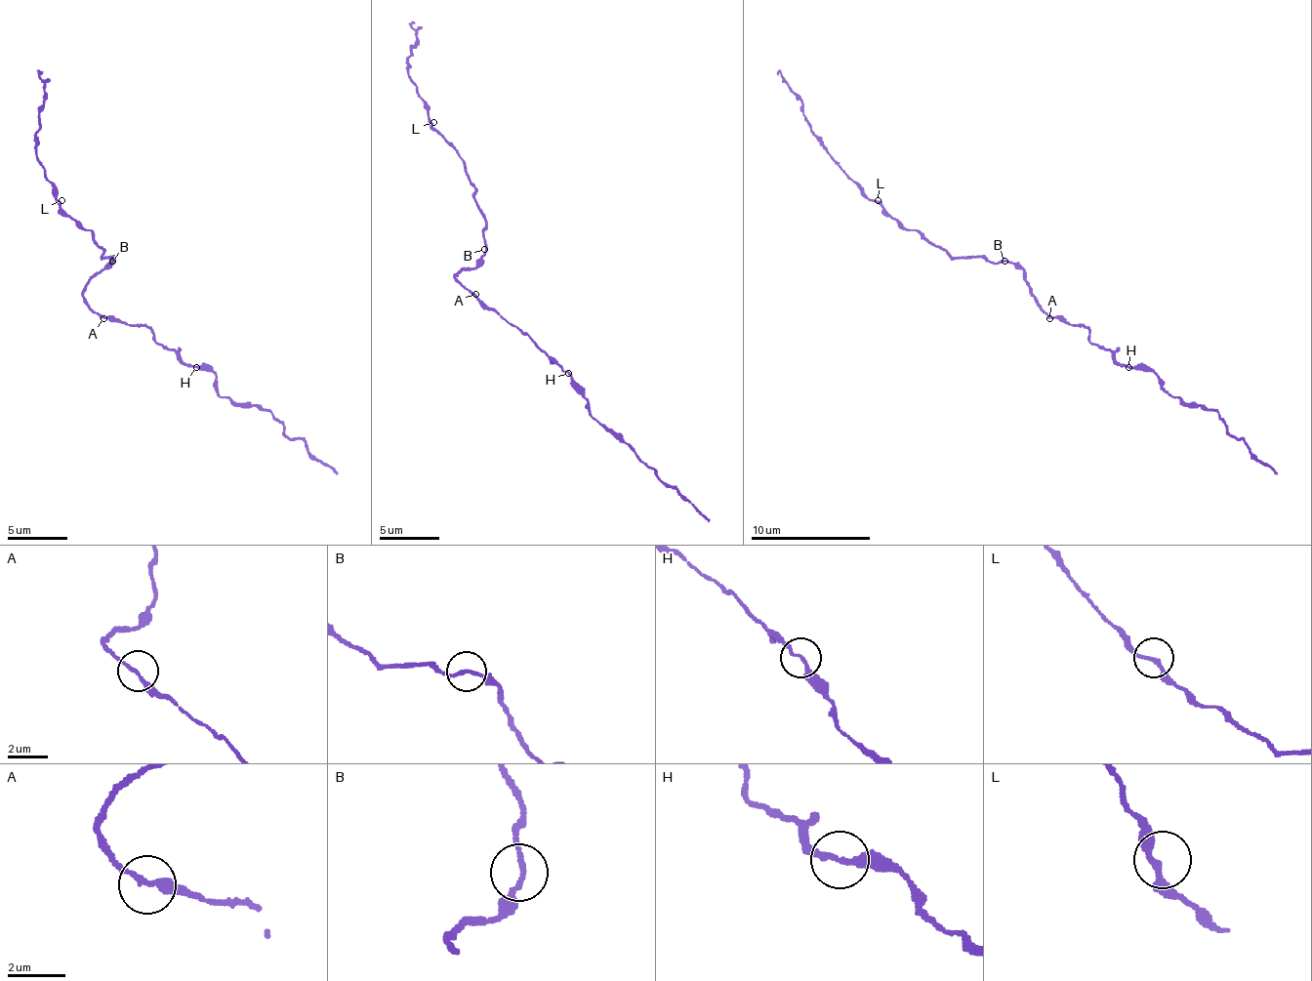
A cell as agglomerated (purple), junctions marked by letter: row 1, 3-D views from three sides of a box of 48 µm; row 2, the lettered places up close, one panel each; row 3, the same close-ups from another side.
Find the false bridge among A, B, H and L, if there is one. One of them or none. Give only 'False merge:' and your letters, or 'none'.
False merge: none

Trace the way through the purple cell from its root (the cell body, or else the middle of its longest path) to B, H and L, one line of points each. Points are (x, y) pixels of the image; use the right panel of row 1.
B: (1038, 303), (1025, 272), (1004, 261)
H: (1038, 303), (1052, 318), (1083, 324), (1088, 330), (1091, 342), (1103, 345), (1119, 363), (1127, 366)
L: (1038, 303), (1019, 266), (1007, 261), (989, 264), (983, 258), (950, 258), (914, 230), (905, 230), (878, 200)

